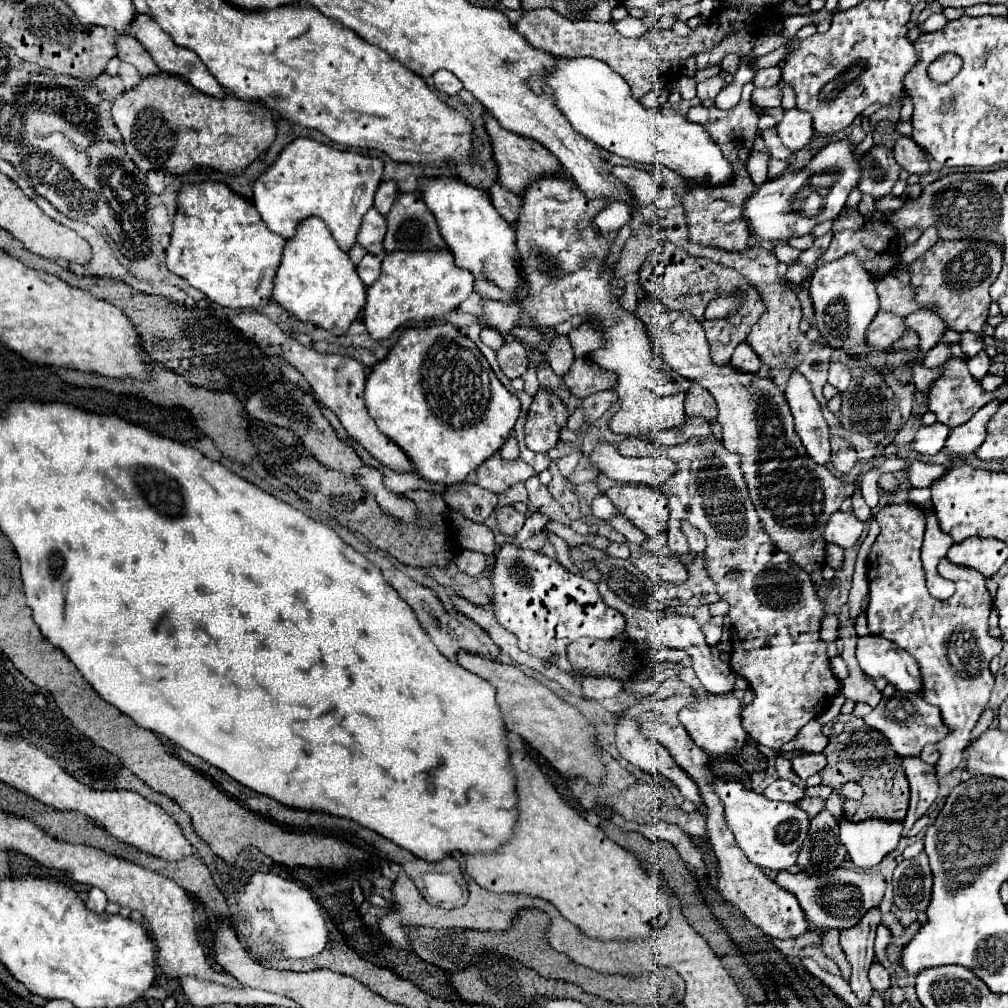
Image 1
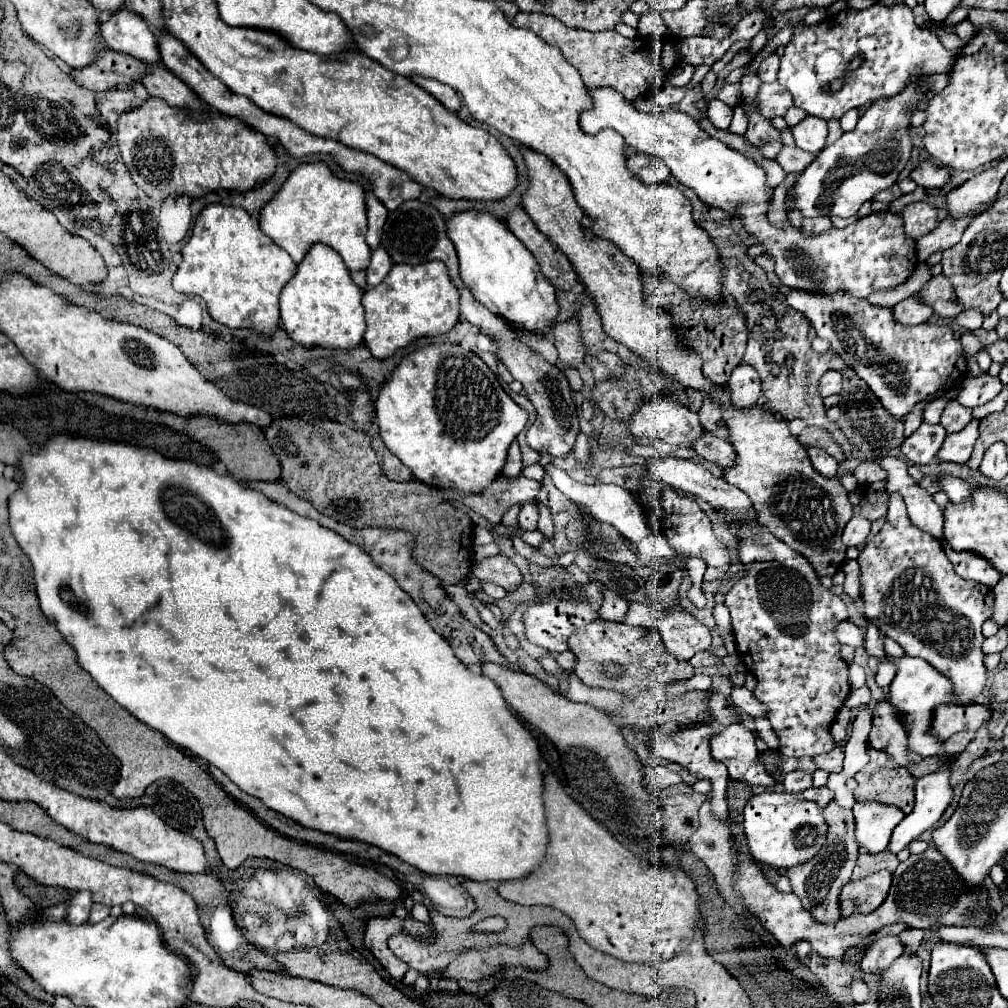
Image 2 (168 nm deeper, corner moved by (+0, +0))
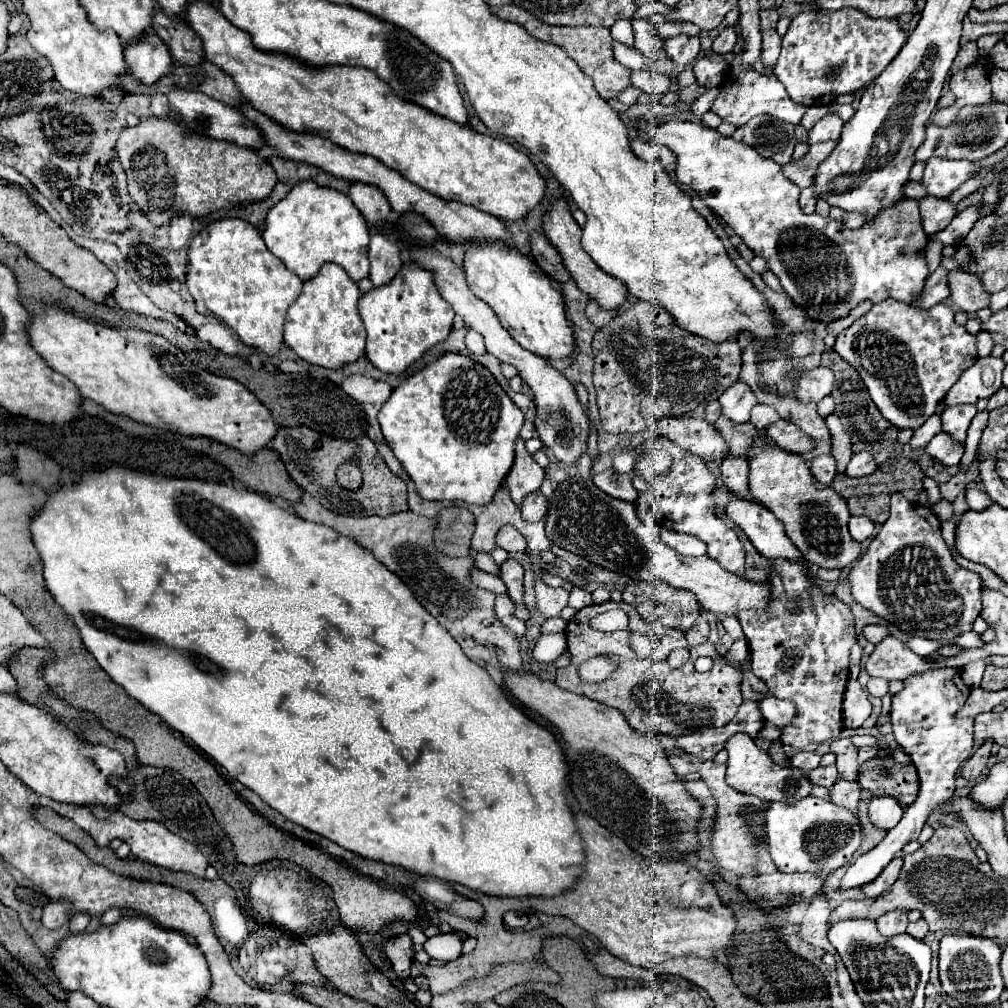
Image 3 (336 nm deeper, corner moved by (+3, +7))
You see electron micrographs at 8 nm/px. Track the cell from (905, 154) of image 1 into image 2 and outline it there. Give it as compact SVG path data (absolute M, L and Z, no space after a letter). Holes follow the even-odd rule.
M923 161L919 163L919 167L911 173L911 179L923 187L923 189L941 189L947 185L951 173L949 169L943 169L943 167L933 167L931 163Z

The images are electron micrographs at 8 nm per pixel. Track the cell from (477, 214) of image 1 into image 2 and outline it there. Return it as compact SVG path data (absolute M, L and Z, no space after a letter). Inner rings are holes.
M465 211L449 219L447 235L455 243L459 255L461 279L475 299L497 317L503 317L511 327L543 337L559 315L555 287L541 275L533 253L507 229L507 225L489 213Z

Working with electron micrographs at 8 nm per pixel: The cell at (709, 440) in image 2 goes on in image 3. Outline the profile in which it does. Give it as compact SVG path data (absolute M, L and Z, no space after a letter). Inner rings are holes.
M728 454L720 462L720 476L732 494L752 500L752 496L748 494L748 462L744 458L734 458L732 454Z

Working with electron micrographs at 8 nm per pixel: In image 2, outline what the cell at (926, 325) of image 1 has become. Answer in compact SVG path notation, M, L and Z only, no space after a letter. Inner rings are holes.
M967 309L967 311L963 311L959 317L955 317L953 321L959 325L959 327L963 327L963 329L969 329L969 331L975 331L975 329L979 329L981 327L981 323L983 323L983 313L979 313L977 309Z

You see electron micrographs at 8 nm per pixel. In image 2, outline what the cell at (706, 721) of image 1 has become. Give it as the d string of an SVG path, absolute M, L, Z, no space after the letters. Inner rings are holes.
M729 725L727 731L711 739L713 757L727 765L729 777L733 781L743 781L747 785L775 787L777 781L765 771L759 761L759 751L755 749L755 735L745 725Z

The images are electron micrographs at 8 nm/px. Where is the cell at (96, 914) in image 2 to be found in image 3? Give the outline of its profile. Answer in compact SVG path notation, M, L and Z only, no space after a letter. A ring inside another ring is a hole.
M78 912L78 914L74 914L74 918L70 920L70 932L82 932L82 930L86 930L88 924L90 924L90 916Z

